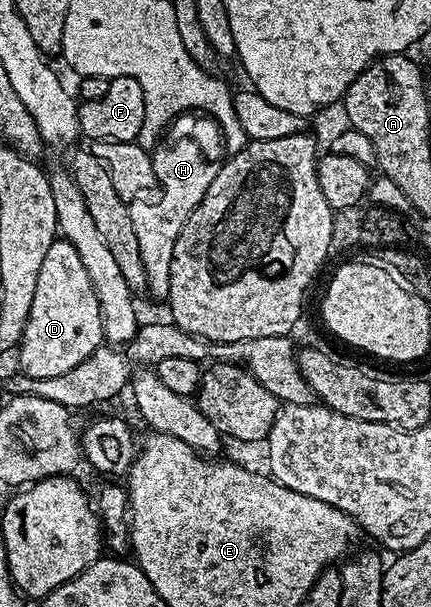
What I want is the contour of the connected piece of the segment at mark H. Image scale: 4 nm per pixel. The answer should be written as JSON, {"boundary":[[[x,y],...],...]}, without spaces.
{"boundary":[[[189,138],[178,142],[166,141],[152,151],[153,167],[157,177],[157,186],[161,195],[157,202],[134,200],[129,203],[131,224],[135,227],[135,236],[139,236],[139,253],[143,256],[143,269],[147,272],[147,290],[161,300],[168,299],[171,284],[171,256],[175,252],[175,240],[191,212],[203,200],[211,180],[215,180],[217,166]]]}

